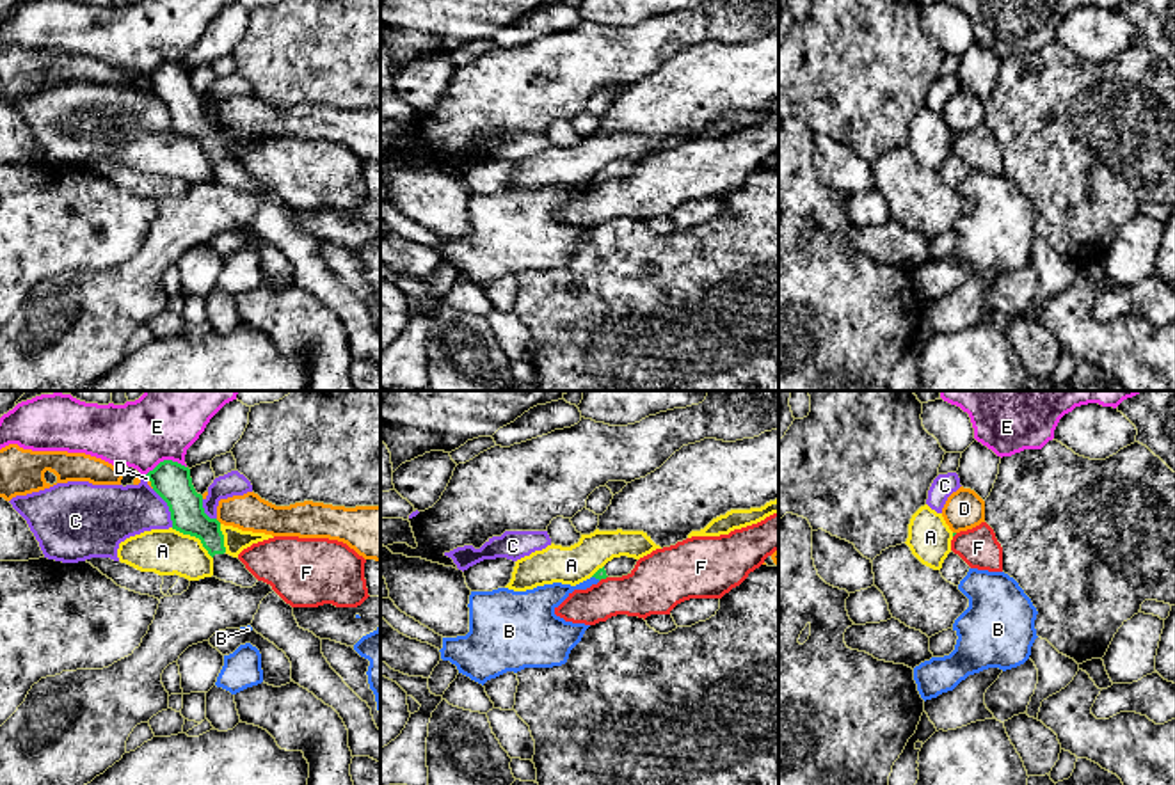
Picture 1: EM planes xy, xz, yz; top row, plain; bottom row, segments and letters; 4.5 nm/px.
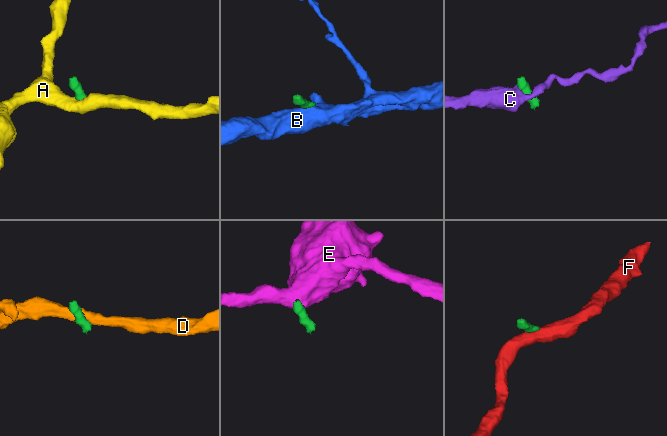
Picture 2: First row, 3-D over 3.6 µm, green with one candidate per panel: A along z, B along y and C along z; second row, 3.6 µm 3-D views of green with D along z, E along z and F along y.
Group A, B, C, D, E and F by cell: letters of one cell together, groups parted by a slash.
A / B / C / D / E / F

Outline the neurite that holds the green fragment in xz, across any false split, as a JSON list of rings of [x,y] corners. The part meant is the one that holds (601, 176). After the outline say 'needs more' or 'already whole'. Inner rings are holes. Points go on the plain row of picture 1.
[[[620,158],[608,163],[603,170],[599,170],[592,179],[595,181],[606,181],[606,179],[622,179],[631,176],[638,162]]] | needs more

